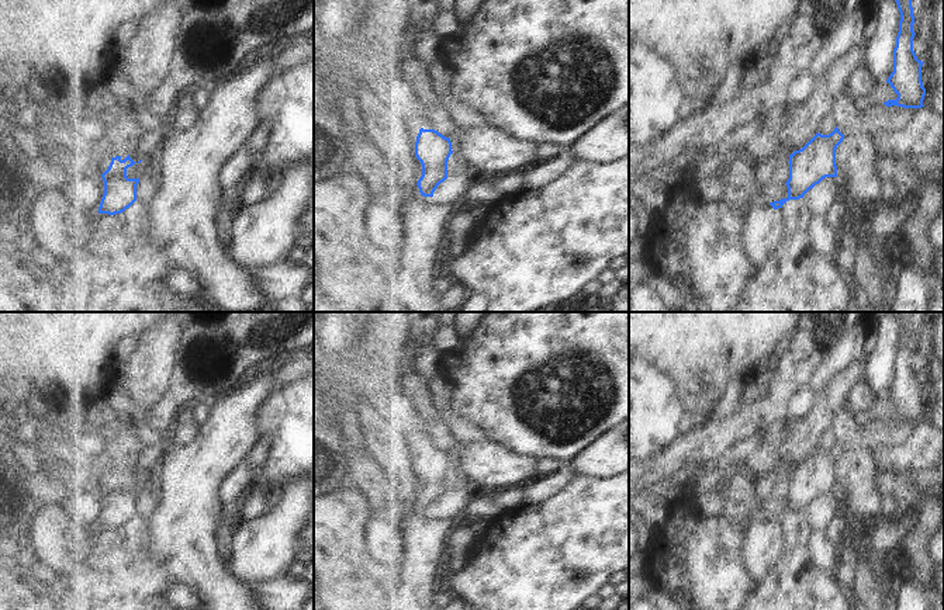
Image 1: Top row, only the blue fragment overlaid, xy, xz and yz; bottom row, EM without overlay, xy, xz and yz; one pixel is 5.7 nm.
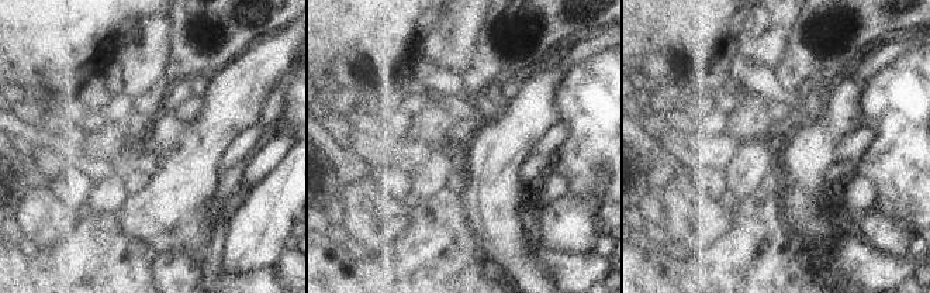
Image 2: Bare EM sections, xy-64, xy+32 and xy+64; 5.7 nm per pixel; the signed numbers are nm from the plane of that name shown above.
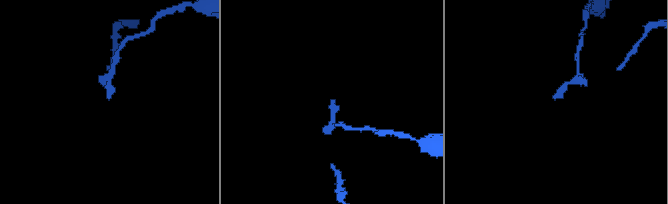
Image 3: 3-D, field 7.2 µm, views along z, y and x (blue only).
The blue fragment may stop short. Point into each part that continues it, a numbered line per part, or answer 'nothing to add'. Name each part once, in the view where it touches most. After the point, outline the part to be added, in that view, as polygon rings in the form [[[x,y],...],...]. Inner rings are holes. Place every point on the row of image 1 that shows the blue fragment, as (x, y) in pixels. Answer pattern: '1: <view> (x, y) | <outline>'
nothing to add

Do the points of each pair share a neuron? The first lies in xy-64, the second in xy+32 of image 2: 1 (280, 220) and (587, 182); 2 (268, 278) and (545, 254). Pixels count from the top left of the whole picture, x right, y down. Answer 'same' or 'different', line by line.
1: different
2: different

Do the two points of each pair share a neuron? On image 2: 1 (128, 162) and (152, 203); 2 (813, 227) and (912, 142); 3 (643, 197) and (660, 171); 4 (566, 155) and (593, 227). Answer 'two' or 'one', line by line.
1: two
2: two
3: two
4: two

